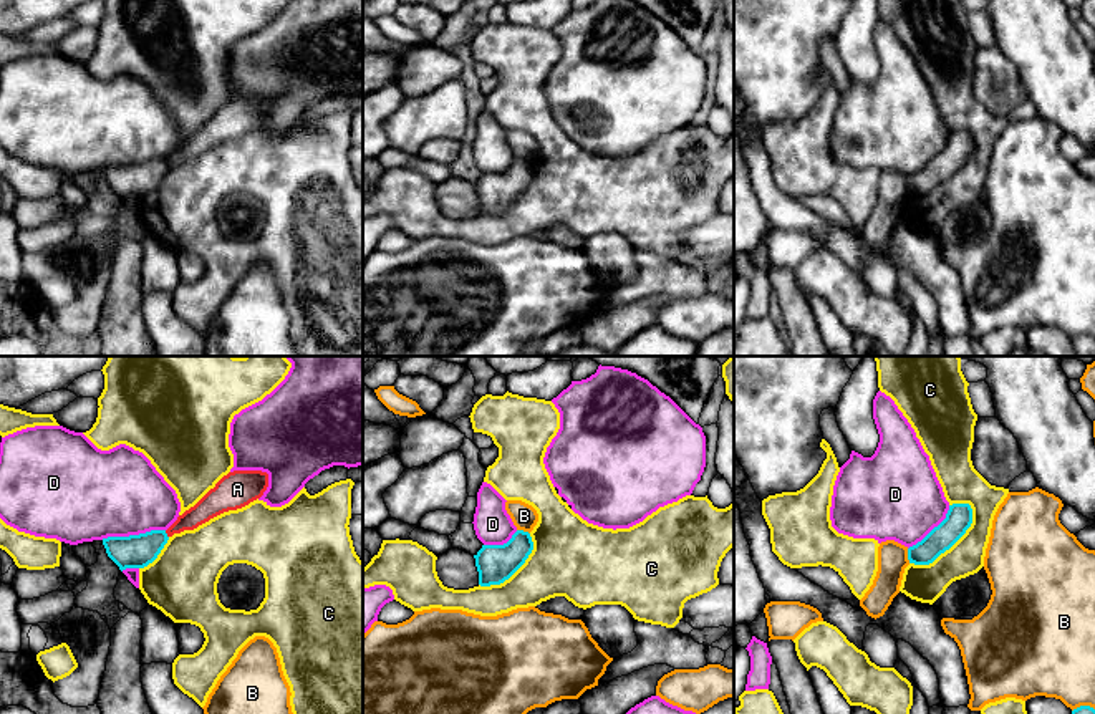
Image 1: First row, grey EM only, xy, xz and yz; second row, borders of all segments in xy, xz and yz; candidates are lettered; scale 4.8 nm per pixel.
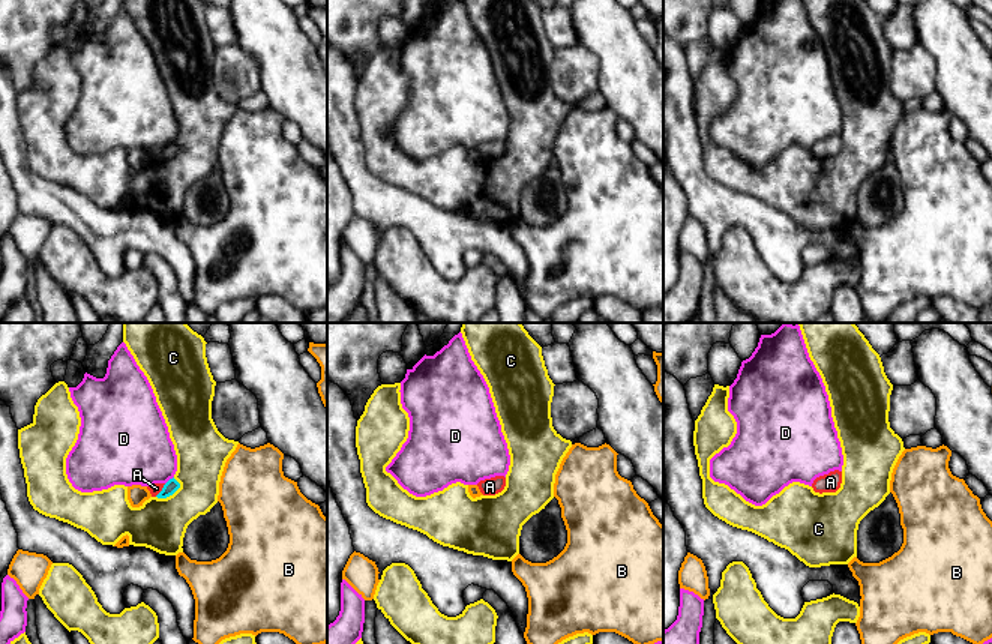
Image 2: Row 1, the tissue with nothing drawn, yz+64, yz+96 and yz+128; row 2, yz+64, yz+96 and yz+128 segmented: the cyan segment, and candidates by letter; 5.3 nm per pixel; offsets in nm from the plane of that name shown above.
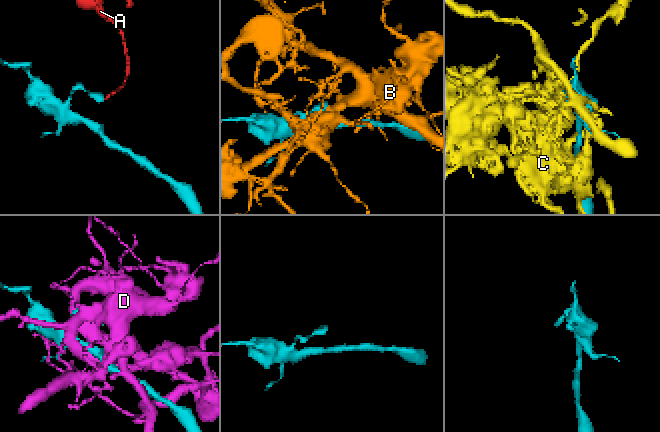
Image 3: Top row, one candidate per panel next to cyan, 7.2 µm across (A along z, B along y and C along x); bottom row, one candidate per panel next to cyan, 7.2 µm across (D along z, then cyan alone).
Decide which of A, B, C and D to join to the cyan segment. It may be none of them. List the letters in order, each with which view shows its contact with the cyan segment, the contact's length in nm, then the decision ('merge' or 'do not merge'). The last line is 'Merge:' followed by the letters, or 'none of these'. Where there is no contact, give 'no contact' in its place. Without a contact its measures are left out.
A: meets cyan in xy; contact 40 nm long; do not merge
B: meets cyan in yz; contact 70 nm long; do not merge
C: meets cyan in yz; contact 420 nm long; do not merge
D: meets cyan in xy; contact 320 nm long; do not merge
Merge: none of these

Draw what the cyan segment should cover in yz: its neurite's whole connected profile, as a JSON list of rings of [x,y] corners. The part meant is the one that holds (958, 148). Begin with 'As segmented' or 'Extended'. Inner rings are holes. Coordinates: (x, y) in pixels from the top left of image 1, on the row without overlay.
As segmented. [[[953,133],[946,147],[921,171],[908,177],[908,189],[914,194],[929,194],[949,179],[971,156],[972,137],[969,133]]]

